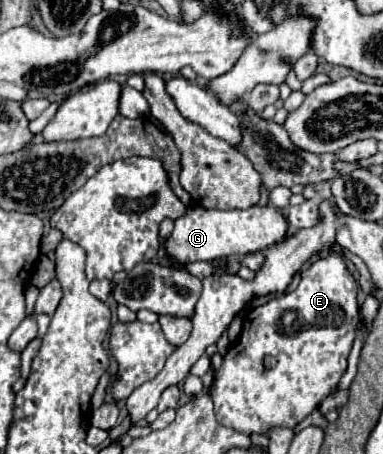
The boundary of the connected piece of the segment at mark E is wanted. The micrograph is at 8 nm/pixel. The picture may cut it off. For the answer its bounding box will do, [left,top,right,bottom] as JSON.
[209,253,359,435]

